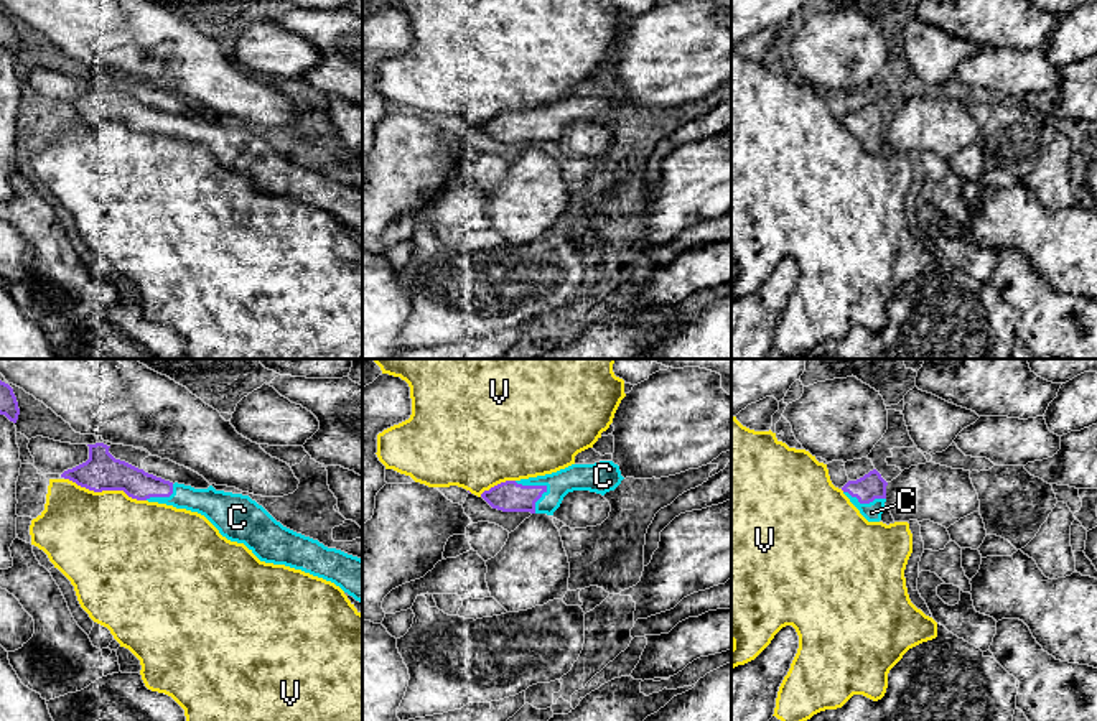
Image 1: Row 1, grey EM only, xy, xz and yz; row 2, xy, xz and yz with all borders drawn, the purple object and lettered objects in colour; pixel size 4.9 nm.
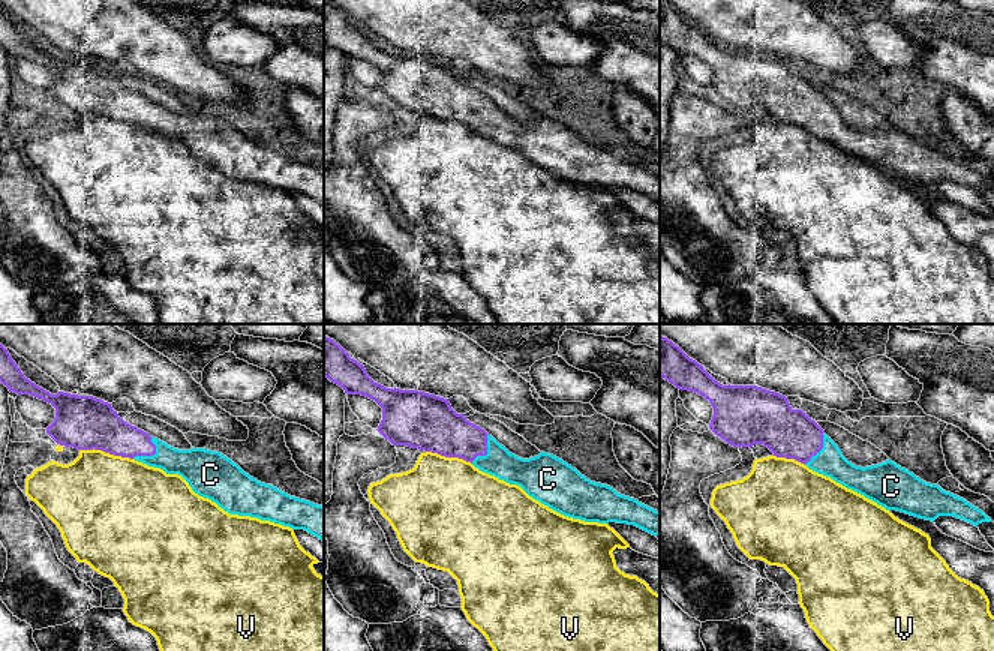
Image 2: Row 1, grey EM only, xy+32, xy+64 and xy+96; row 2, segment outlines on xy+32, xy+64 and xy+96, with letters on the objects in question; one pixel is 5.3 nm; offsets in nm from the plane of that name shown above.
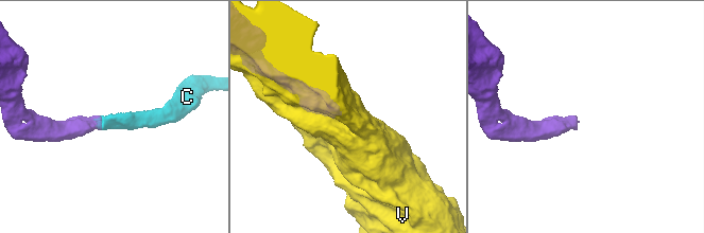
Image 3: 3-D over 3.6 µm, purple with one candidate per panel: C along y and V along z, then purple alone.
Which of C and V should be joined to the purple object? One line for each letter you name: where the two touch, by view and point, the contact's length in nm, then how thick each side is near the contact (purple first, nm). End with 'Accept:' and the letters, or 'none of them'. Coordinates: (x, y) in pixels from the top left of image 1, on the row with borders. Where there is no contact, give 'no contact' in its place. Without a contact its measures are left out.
C: xz (542, 486) | 190 nm | 150/130 nm
Accept: C

